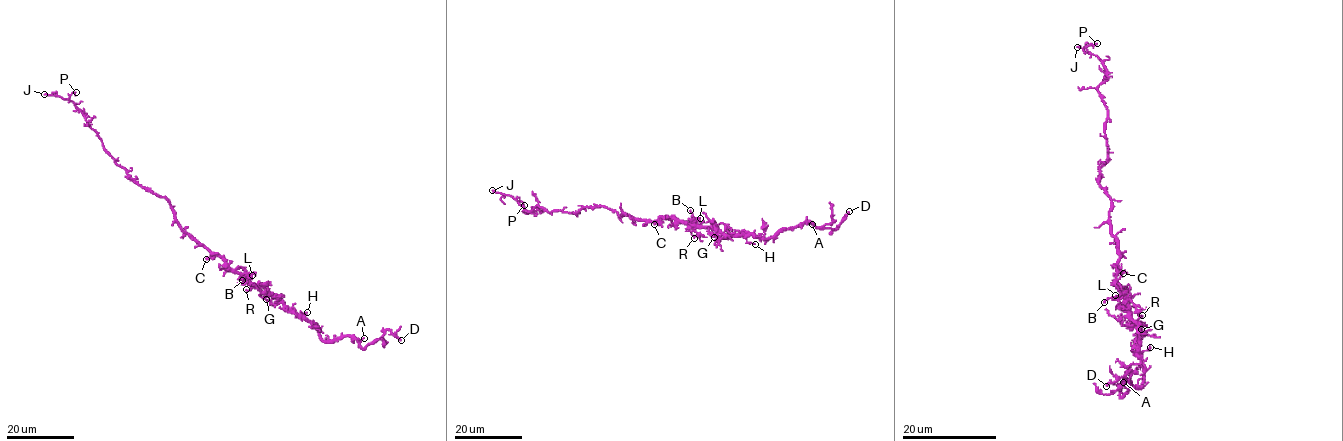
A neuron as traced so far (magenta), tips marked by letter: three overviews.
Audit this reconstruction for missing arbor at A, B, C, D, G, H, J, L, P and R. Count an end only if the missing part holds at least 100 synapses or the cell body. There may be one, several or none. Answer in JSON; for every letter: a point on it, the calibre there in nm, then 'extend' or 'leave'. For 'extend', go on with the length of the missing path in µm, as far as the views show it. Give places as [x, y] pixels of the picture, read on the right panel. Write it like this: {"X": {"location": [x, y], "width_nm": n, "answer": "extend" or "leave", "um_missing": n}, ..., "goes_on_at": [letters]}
{"A": {"location": [1123, 382], "width_nm": 130, "answer": "leave"}, "B": {"location": [1104, 302], "width_nm": 130, "answer": "leave"}, "C": {"location": [1123, 273], "width_nm": 130, "answer": "leave"}, "D": {"location": [1106, 386], "width_nm": 220, "answer": "leave"}, "G": {"location": [1141, 329], "width_nm": 160, "answer": "leave"}, "H": {"location": [1150, 347], "width_nm": 130, "answer": "leave"}, "J": {"location": [1077, 47], "width_nm": 240, "answer": "extend", "um_missing": 25}, "L": {"location": [1115, 295], "width_nm": 90, "answer": "leave"}, "P": {"location": [1097, 43], "width_nm": 150, "answer": "leave"}, "R": {"location": [1142, 315], "width_nm": 140, "answer": "leave"}, "goes_on_at": ["J"]}

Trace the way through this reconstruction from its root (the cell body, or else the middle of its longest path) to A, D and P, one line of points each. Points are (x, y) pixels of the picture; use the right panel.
A: (1118, 264), (1116, 284), (1138, 326), (1138, 357), (1143, 367), (1141, 386), (1123, 382)
D: (1118, 264), (1116, 284), (1138, 326), (1143, 383), (1127, 380), (1120, 397), (1128, 370), (1106, 386)
P: (1118, 264), (1111, 198), (1099, 184), (1107, 159), (1107, 108), (1098, 88), (1106, 67), (1086, 48), (1097, 43)

